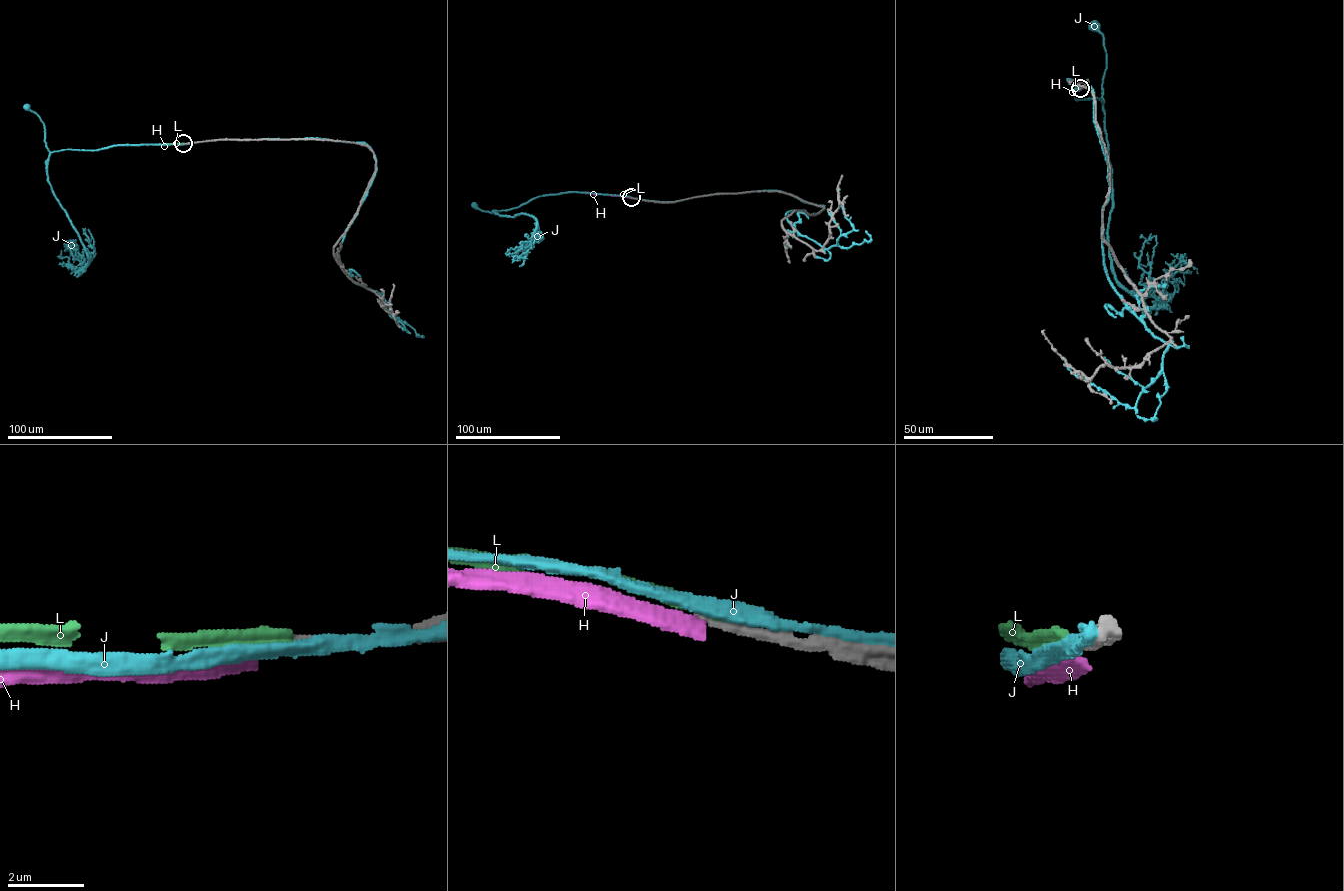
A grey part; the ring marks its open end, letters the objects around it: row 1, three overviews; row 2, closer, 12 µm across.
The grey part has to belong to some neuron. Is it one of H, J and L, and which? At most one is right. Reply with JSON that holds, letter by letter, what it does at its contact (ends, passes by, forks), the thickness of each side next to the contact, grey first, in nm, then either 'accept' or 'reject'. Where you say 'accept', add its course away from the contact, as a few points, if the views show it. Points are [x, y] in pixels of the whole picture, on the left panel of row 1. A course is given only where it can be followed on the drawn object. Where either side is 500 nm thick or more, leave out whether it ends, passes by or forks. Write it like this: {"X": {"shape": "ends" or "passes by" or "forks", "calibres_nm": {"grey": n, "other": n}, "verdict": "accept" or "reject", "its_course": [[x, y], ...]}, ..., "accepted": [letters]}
{"H": {"shape": "ends", "calibres_nm": {"grey": 260, "other": 400}, "verdict": "reject"}, "J": {"shape": "passes by", "calibres_nm": {"grey": 280, "other": 360}, "verdict": "reject"}, "L": {"shape": "ends", "calibres_nm": {"grey": 320, "other": 440}, "verdict": "reject"}, "accepted": []}

